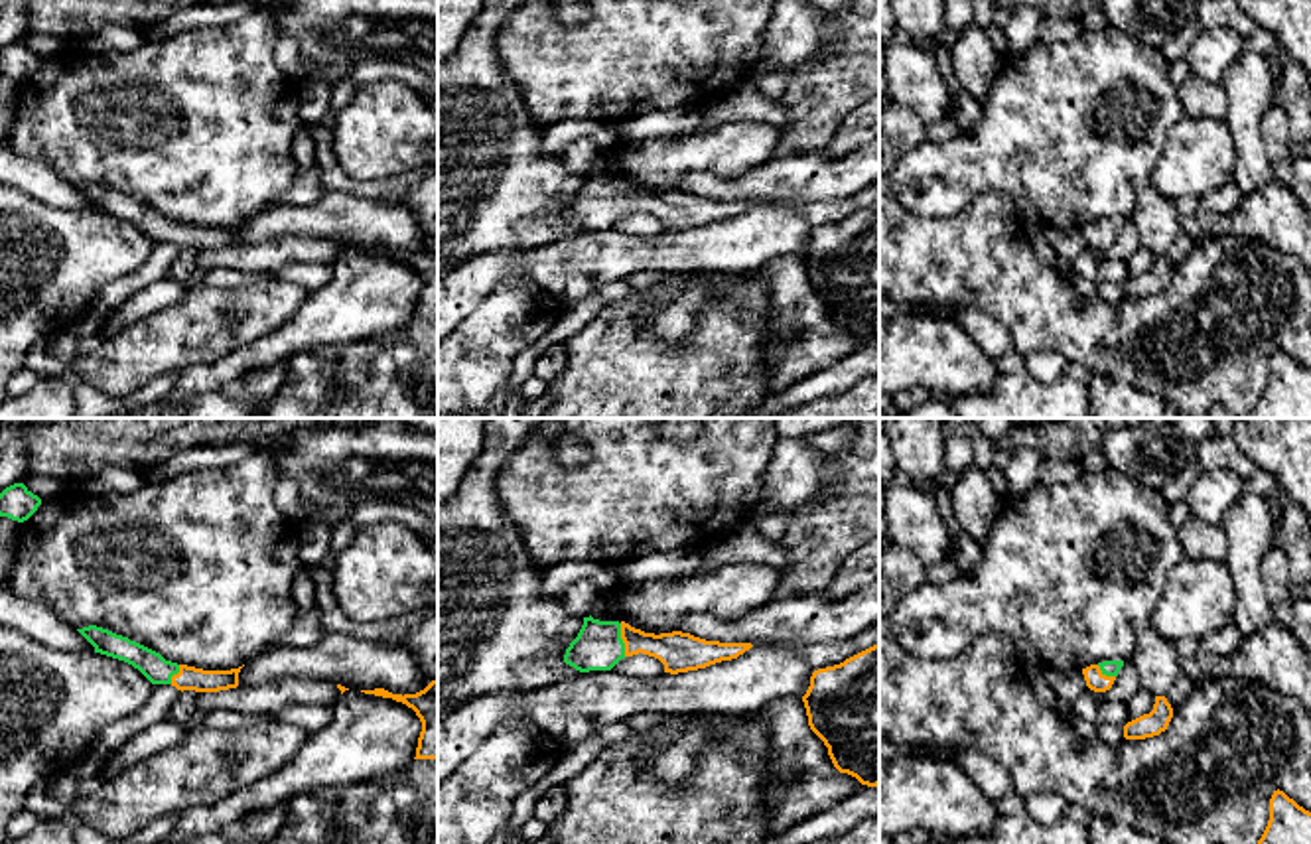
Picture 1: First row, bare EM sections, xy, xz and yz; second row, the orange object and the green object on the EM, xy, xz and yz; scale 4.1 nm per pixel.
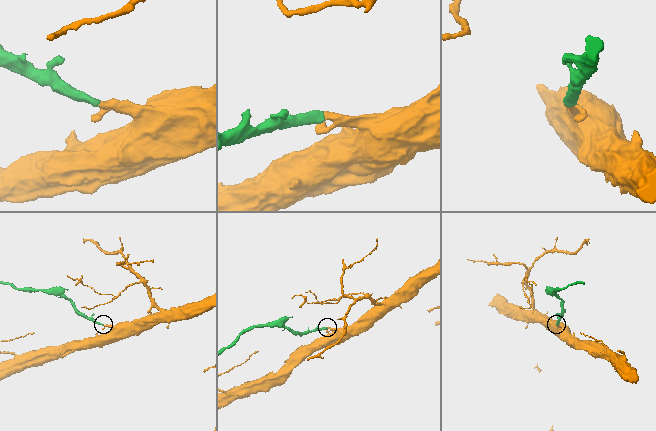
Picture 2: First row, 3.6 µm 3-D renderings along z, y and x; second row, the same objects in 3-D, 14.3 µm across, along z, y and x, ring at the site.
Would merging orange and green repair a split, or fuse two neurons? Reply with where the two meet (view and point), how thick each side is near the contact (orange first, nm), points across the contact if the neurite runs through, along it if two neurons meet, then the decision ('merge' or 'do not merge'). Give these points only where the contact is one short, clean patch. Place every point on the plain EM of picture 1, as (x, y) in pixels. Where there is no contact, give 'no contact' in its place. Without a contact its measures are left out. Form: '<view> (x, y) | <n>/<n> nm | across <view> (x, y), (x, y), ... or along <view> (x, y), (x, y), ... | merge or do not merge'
xz (623, 198) | 160/190 nm | across xz (679, 210), (623, 198), (598, 204) | merge

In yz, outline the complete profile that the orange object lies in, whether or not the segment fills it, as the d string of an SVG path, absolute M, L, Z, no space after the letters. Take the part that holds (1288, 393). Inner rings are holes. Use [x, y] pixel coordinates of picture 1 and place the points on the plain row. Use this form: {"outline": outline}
{"outline": "M1277 347L1270 357L1270 379L1256 406L1244 416L1232 416L1214 404L1208 418L1311 418L1311 371Z"}

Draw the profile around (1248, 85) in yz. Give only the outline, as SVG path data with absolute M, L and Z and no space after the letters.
M1242 51L1222 79L1226 95L1224 122L1232 134L1238 160L1232 181L1250 195L1276 181L1274 168L1264 150L1262 118L1272 106L1276 71L1270 59Z

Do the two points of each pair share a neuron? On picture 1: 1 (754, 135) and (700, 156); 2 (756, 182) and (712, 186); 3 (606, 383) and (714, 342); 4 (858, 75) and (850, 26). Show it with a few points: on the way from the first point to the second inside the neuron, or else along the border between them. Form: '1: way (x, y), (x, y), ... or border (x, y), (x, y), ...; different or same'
1: way (740, 146), (714, 152); same
2: way (746, 188), (722, 188); same
3: way (633, 383), (673, 383), (687, 369); same
4: way (858, 64), (858, 42), (854, 38); same

